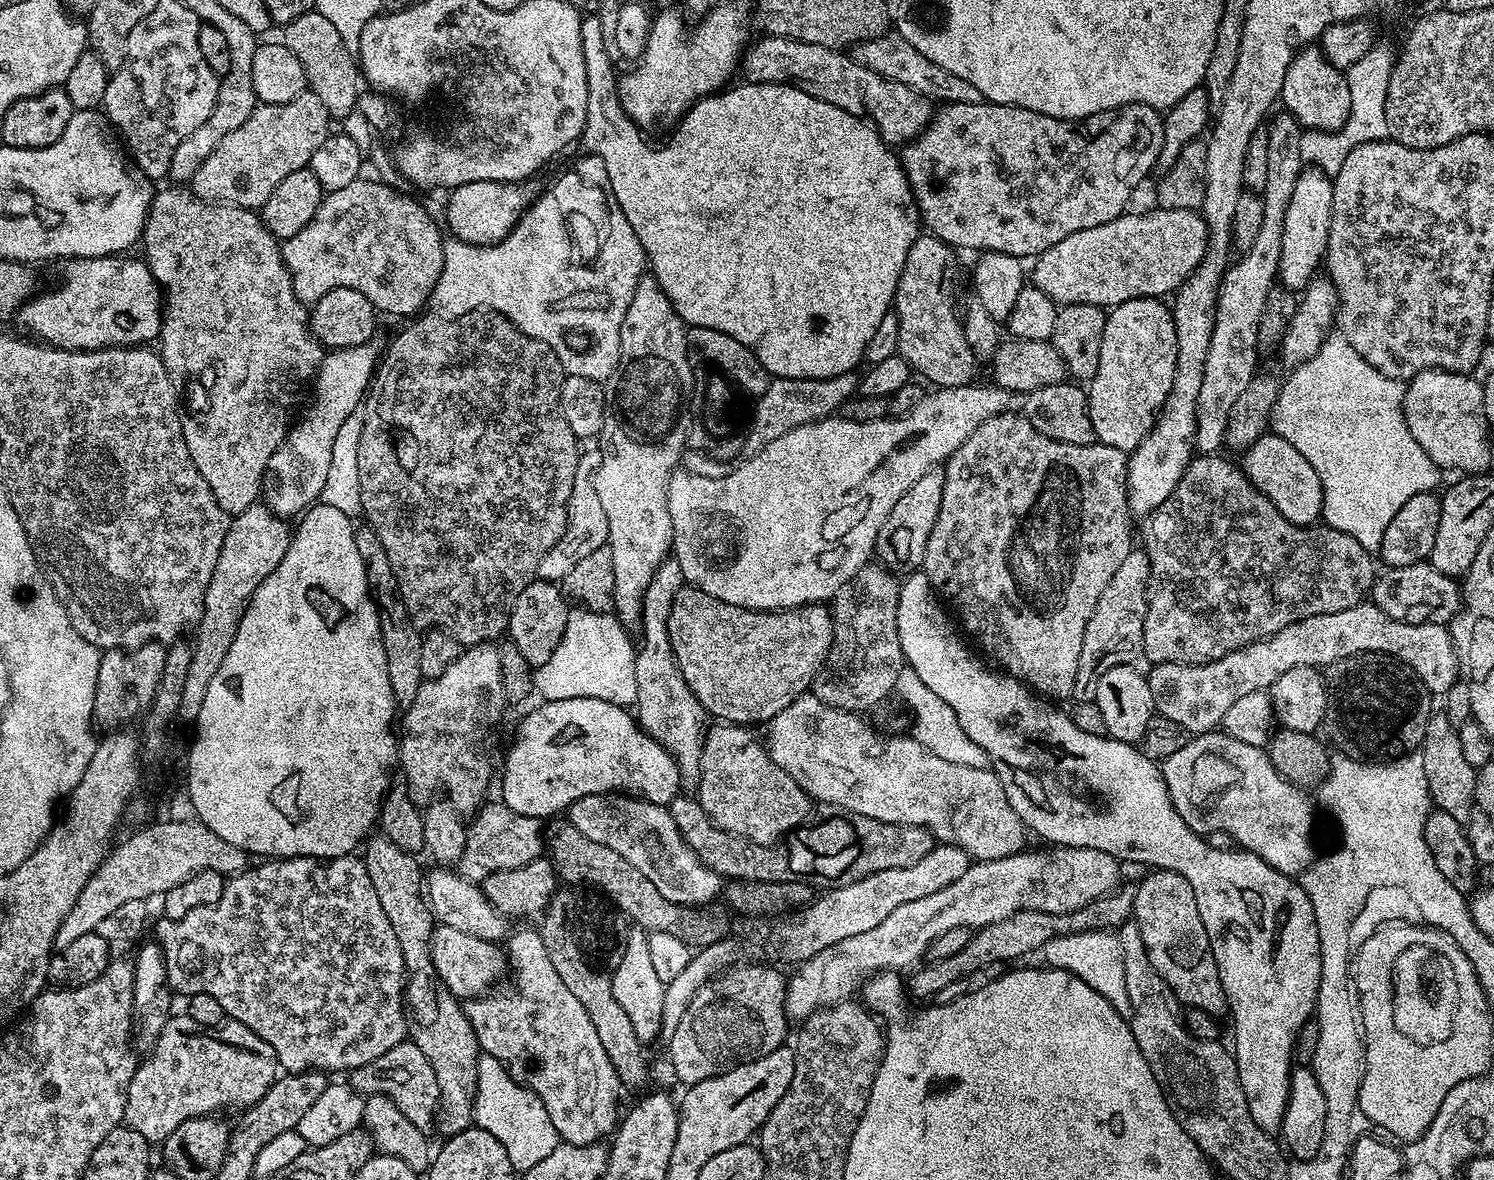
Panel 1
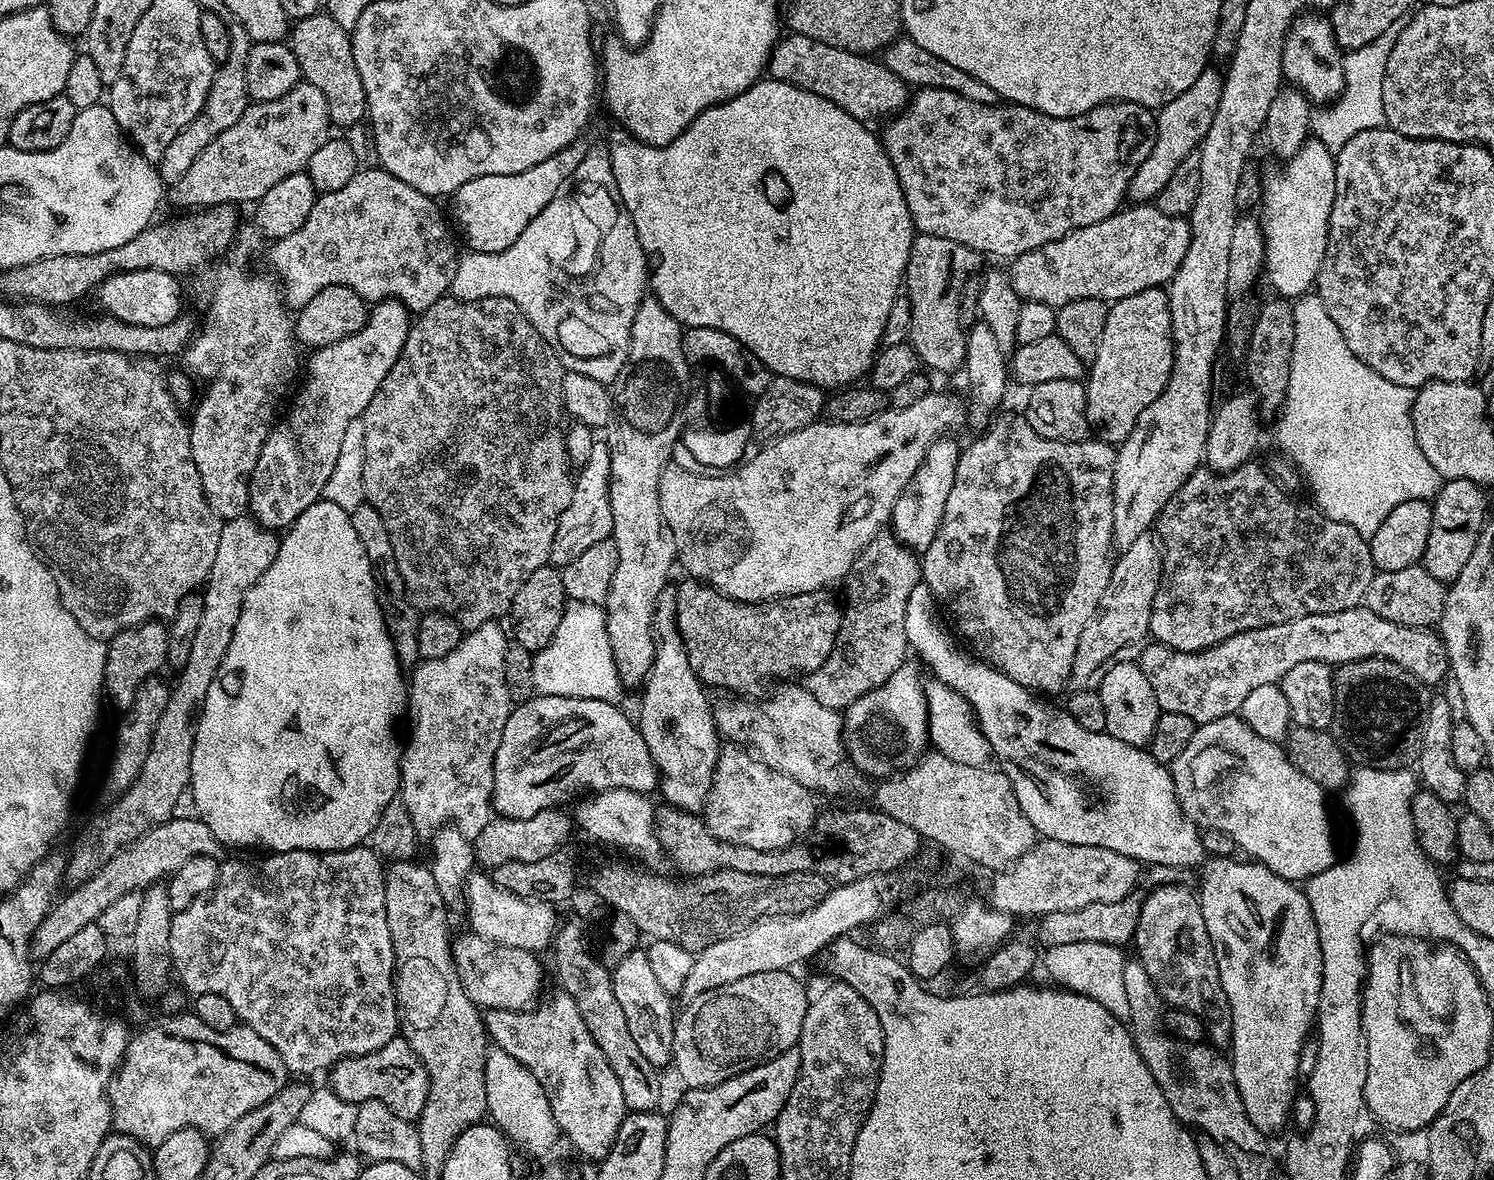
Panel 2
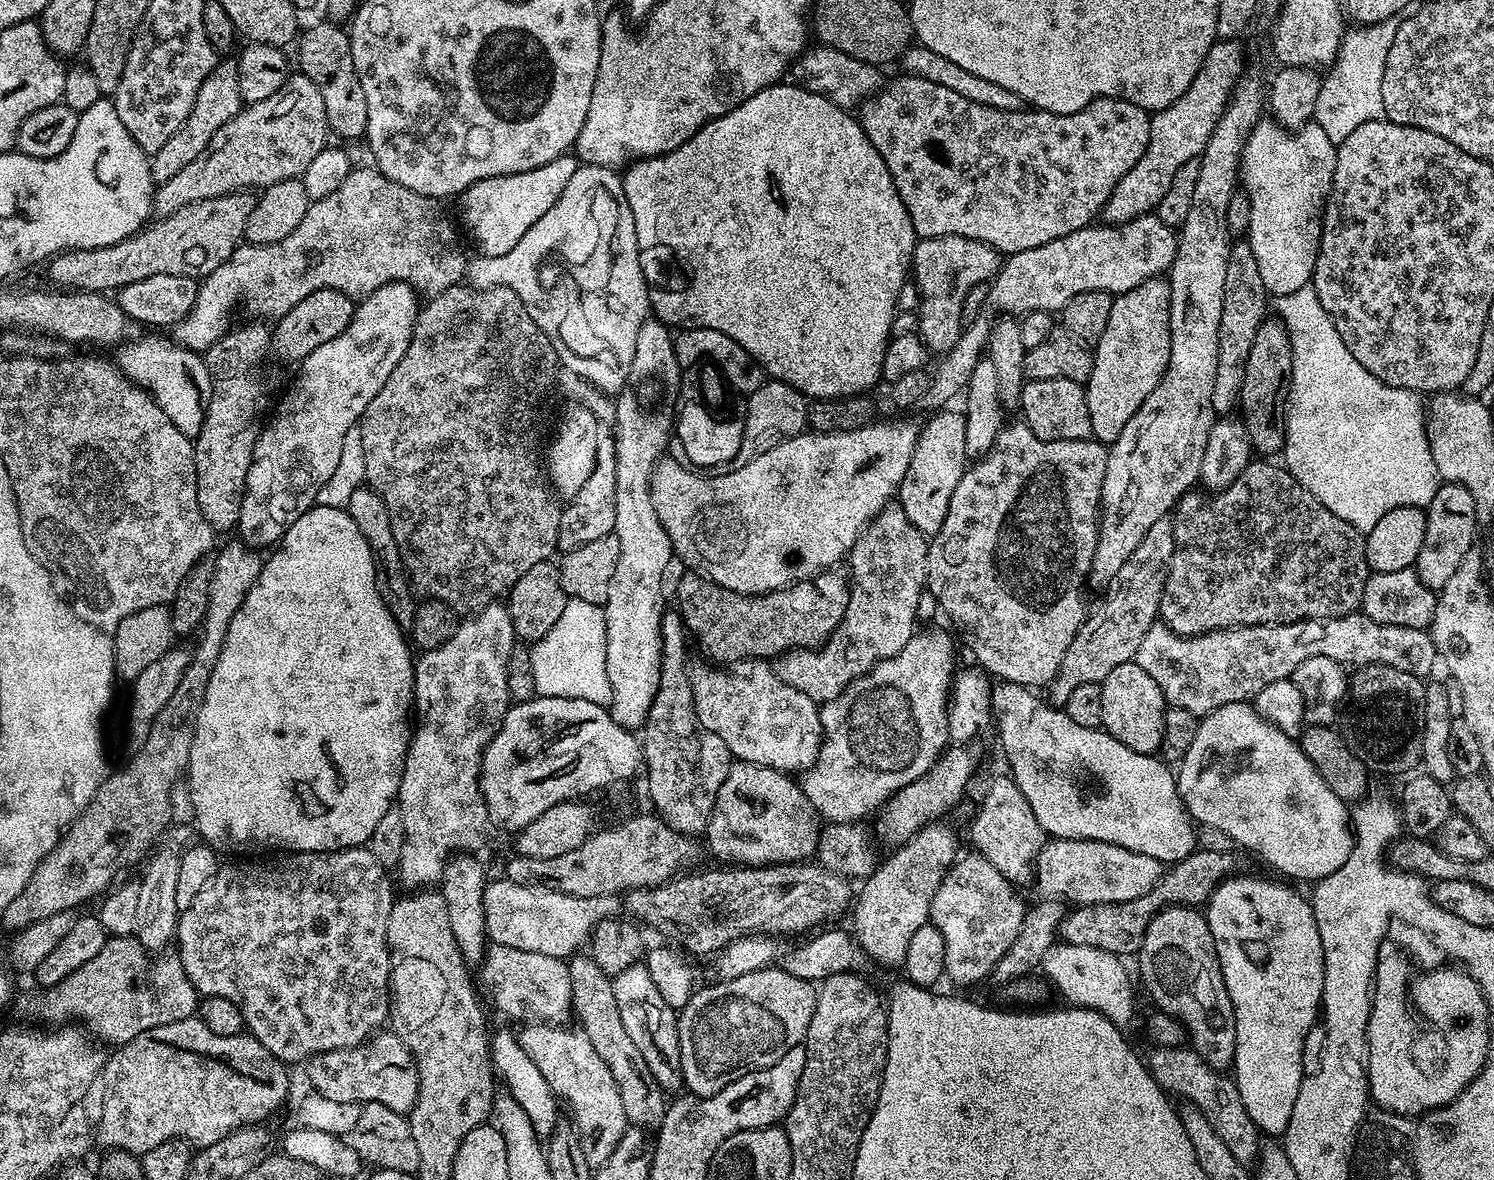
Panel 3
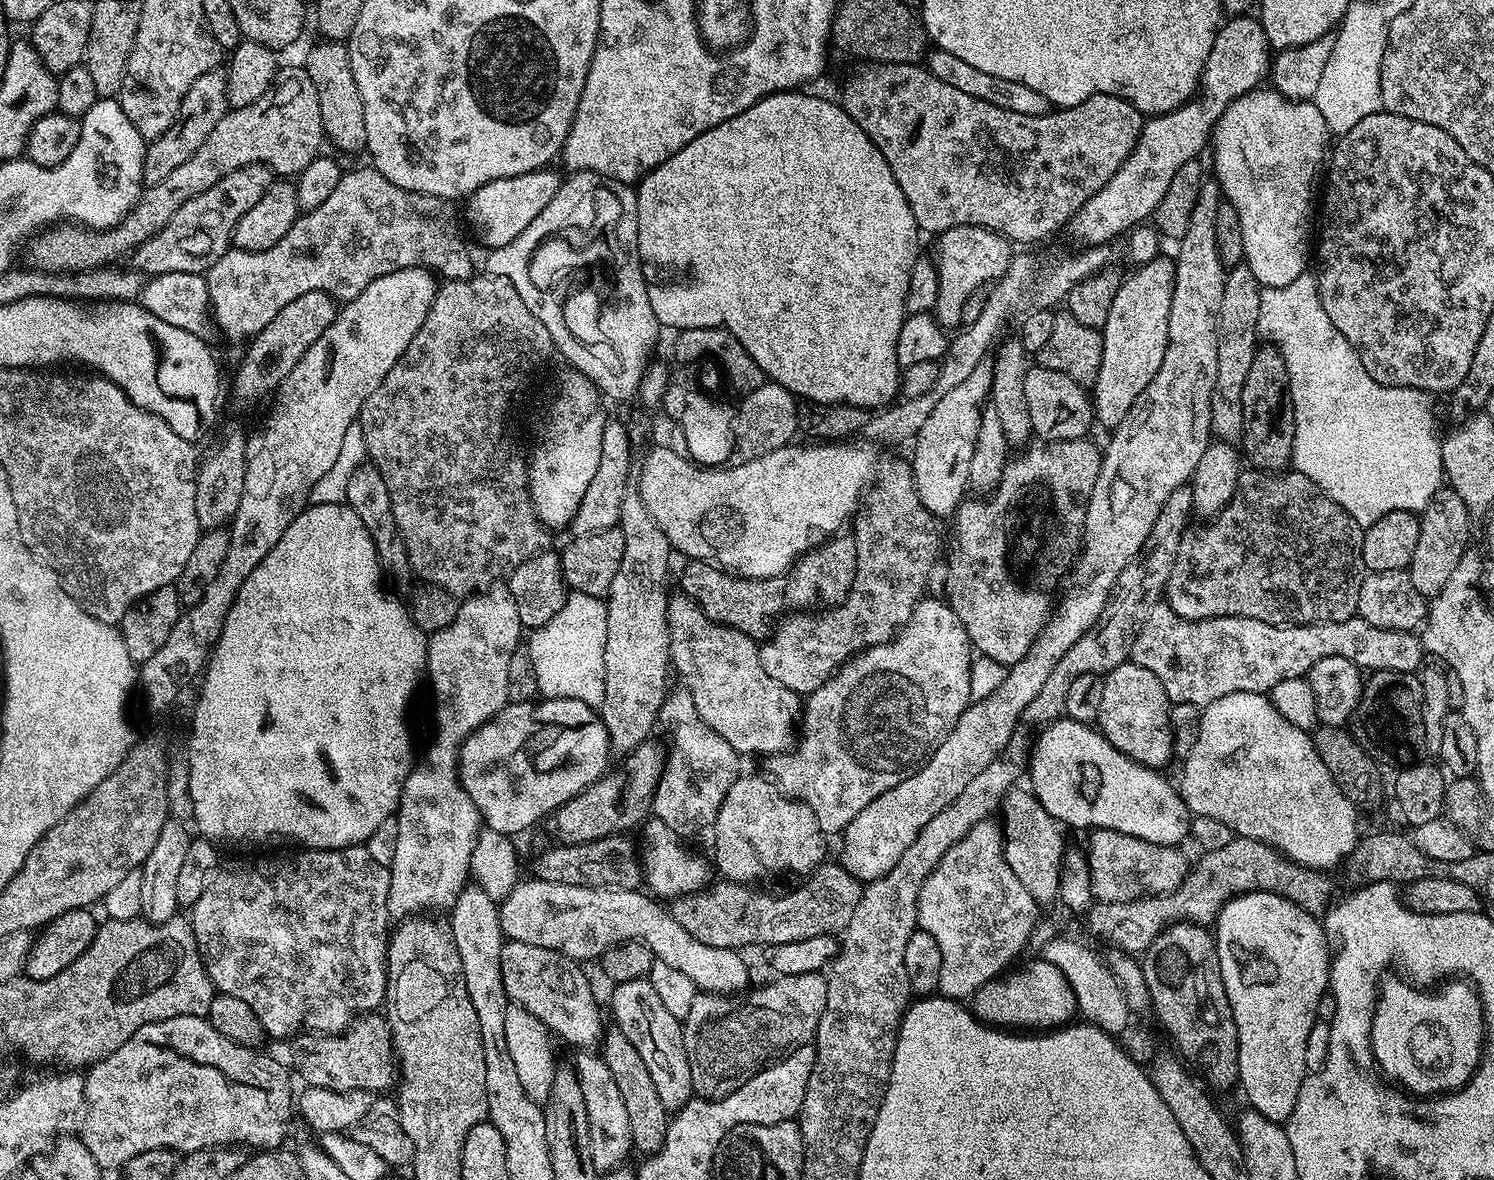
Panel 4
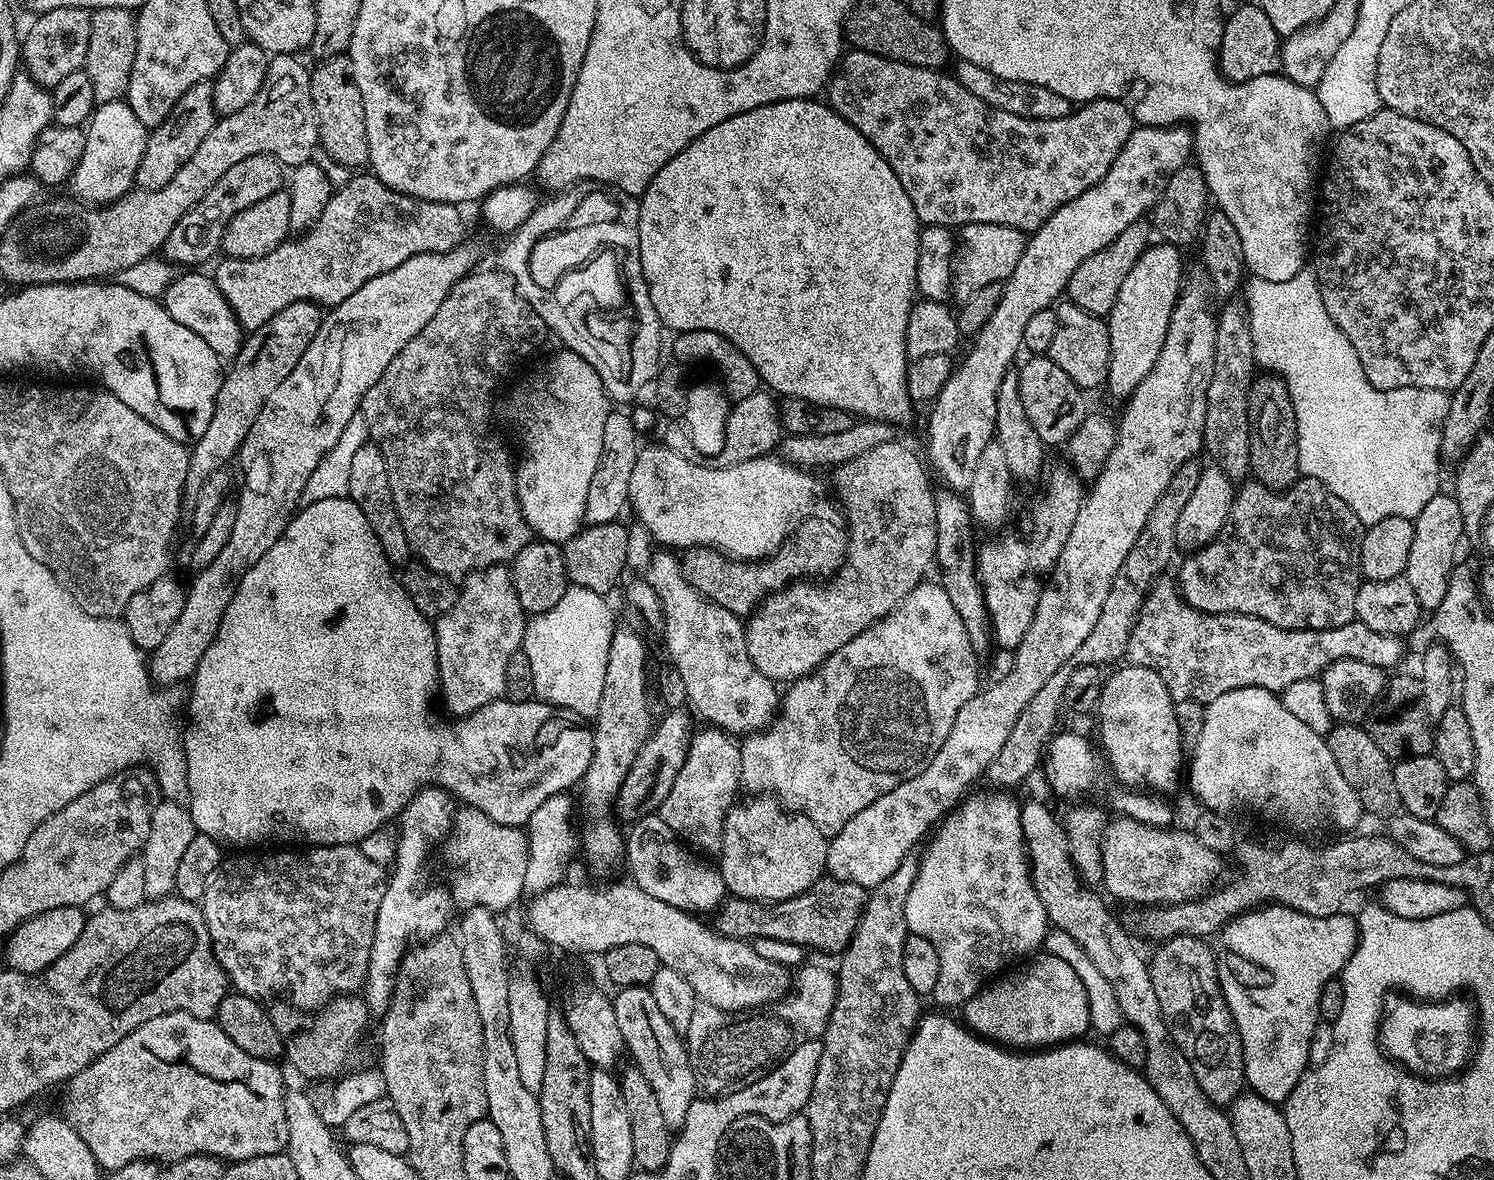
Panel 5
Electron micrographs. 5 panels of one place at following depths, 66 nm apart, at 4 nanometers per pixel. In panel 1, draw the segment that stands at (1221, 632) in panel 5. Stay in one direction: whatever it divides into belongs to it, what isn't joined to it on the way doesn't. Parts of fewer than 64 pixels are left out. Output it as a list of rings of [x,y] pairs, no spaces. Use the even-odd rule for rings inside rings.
[[[1361,602],[1350,606],[1346,610],[1338,610],[1334,614],[1318,614],[1310,618],[1302,618],[1272,636],[1263,636],[1260,640],[1250,642],[1214,662],[1205,664],[1152,664],[1146,675],[1150,694],[1154,698],[1156,712],[1161,716],[1170,718],[1170,722],[1178,722],[1189,734],[1211,732],[1219,729],[1224,722],[1226,710],[1243,698],[1246,694],[1263,692],[1271,689],[1272,683],[1286,670],[1294,670],[1298,666],[1319,669],[1321,666],[1336,662],[1338,659],[1350,658],[1352,655],[1362,655],[1366,652],[1378,652],[1382,655],[1392,656],[1405,663],[1422,680],[1428,691],[1432,694],[1445,694],[1458,680],[1460,663],[1456,657],[1456,647],[1452,641],[1451,631],[1443,624],[1407,624],[1398,622],[1371,602]]]

